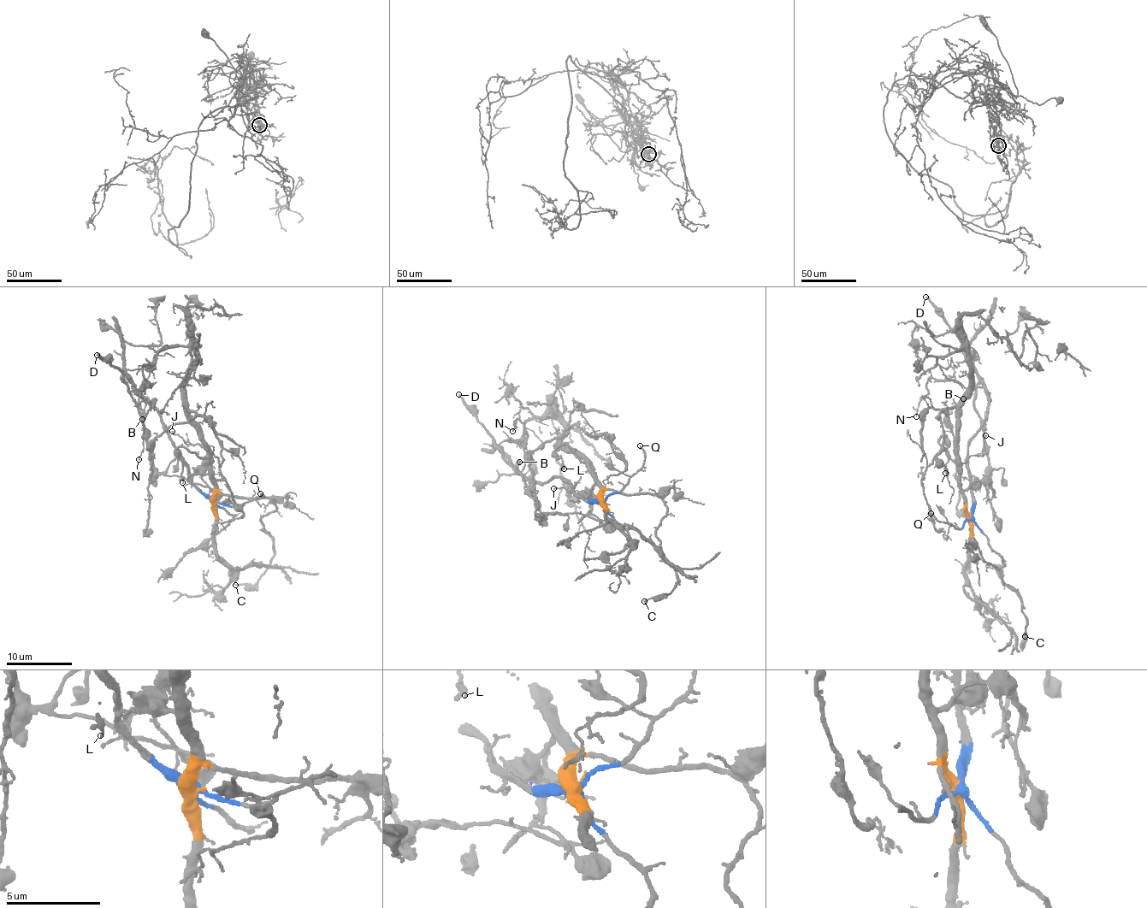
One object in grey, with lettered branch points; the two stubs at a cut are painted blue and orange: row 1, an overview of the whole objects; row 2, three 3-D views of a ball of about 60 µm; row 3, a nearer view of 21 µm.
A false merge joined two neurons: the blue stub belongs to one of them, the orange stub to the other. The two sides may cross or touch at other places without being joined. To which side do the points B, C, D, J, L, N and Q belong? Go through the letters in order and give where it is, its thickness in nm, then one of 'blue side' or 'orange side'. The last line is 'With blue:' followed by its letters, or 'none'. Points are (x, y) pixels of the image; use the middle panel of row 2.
B: place (519, 462); calibre 220 nm; blue side
C: place (644, 601); calibre 140 nm; orange side
D: place (458, 394); calibre 280 nm; blue side
J: place (553, 488); calibre 140 nm; orange side
L: place (564, 468); calibre 240 nm; orange side
N: place (512, 431); calibre 90 nm; blue side
Q: place (640, 445); calibre 190 nm; blue side
With blue: B, D, N, Q

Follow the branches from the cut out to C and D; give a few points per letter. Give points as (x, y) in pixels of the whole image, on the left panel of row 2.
C: (215, 502), (223, 492), (264, 497), (276, 507), (261, 521), (274, 557), (253, 585), (234, 585)
D: (215, 502), (198, 489), (188, 477), (188, 463), (159, 411), (138, 391), (131, 378), (120, 368), (97, 355)

